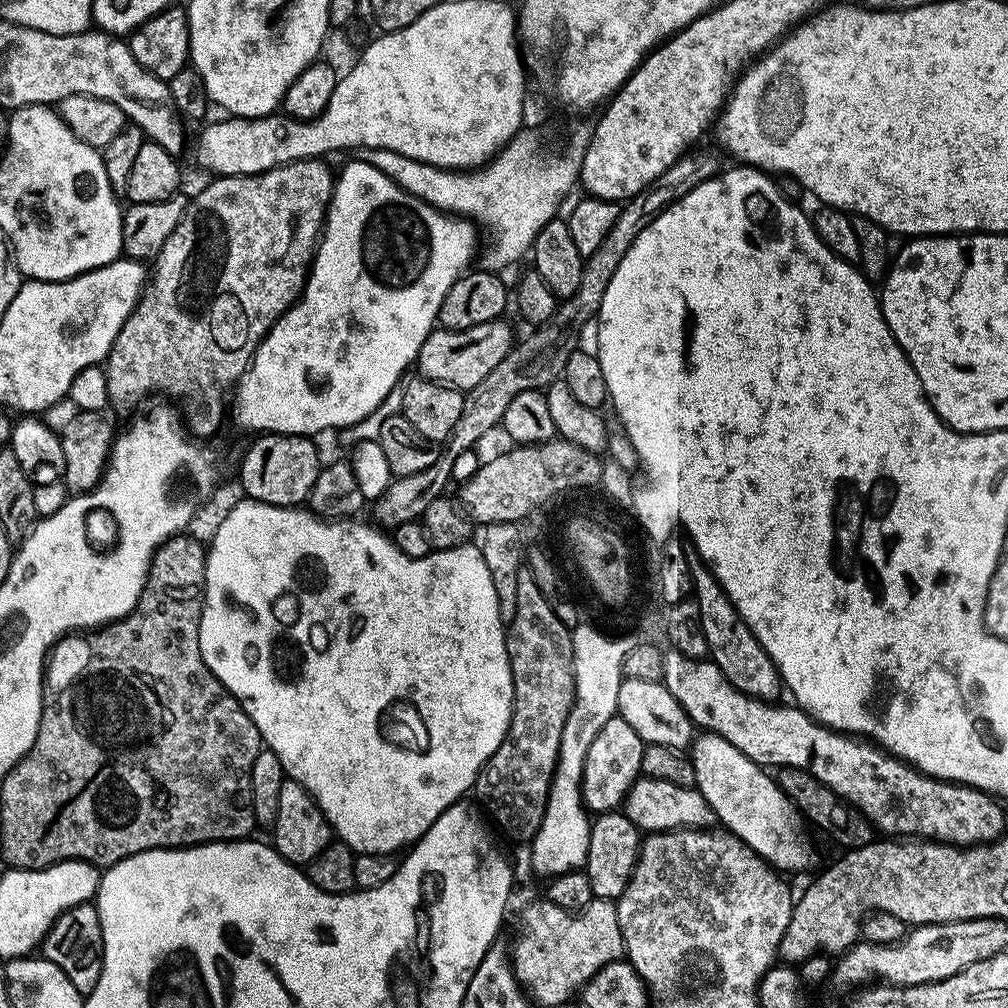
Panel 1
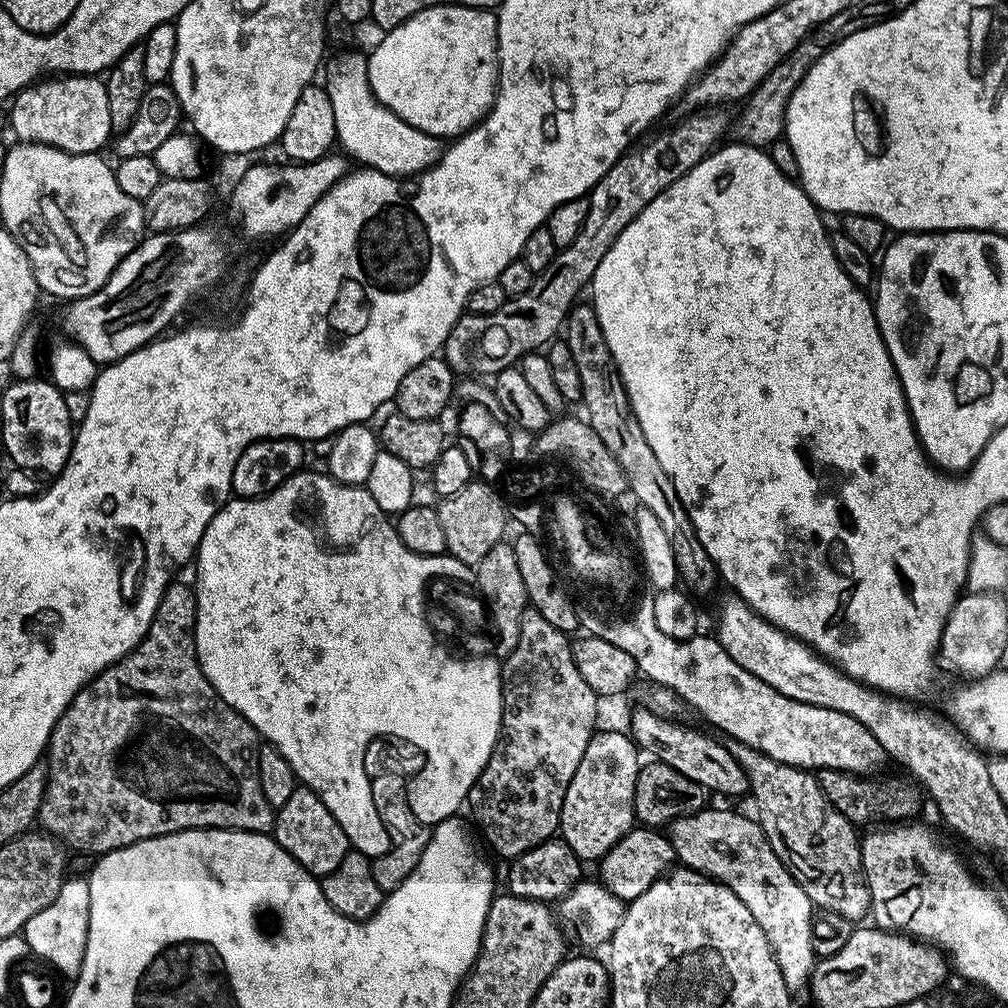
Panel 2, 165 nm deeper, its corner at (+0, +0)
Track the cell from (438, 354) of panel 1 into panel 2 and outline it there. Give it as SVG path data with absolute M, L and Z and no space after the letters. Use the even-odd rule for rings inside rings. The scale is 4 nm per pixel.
M720 106L693 111L688 114L692 116L686 117L681 124L658 133L653 140L645 139L636 146L641 148L633 147L621 156L619 162L610 166L610 170L592 188L586 222L578 238L574 238L570 246L559 249L554 262L550 262L546 270L536 273L530 290L509 298L494 314L465 314L460 317L442 349L443 358L453 373L464 375L464 378L488 378L504 368L513 367L527 352L543 349L557 339L559 332L556 331L565 327L568 313L577 303L576 295L591 285L598 262L602 262L610 246L614 246L618 234L634 222L634 218L659 192L665 192L675 180L698 166L698 162L707 158L708 153L725 139L724 131L727 128L729 131L730 116L728 120L724 112L727 111Z

